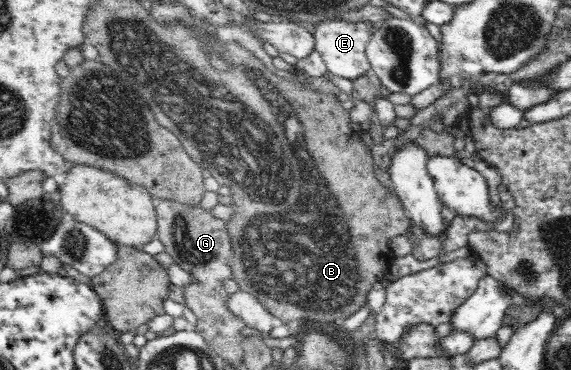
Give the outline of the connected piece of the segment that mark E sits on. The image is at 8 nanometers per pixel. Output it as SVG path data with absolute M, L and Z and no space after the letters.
M325 19L317 23L315 37L315 50L320 53L326 63L327 71L342 78L353 78L362 76L371 69L370 61L366 54L366 47L372 36L371 25L362 22L349 22L348 20Z

